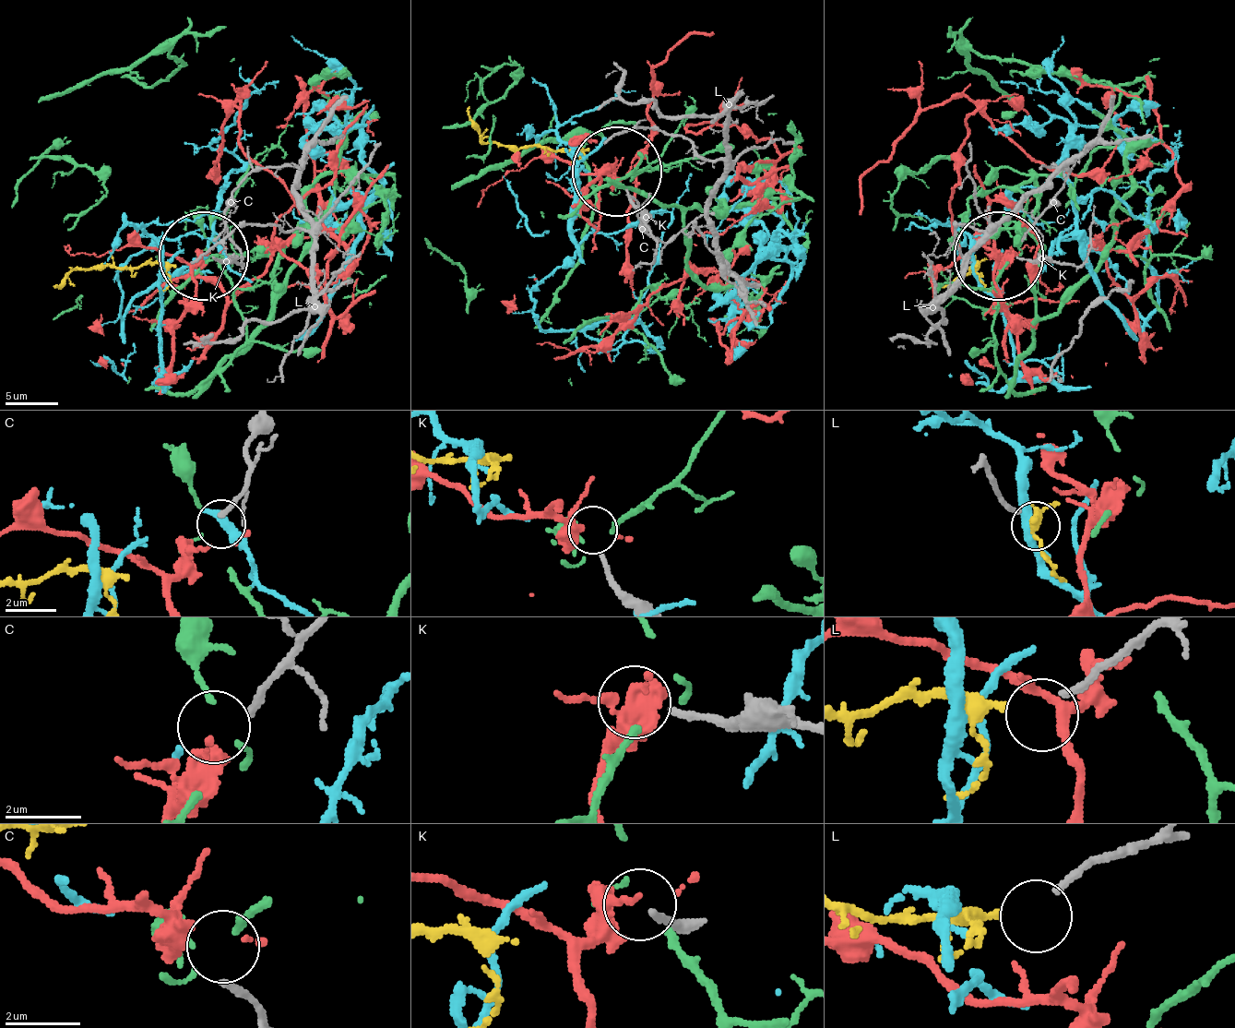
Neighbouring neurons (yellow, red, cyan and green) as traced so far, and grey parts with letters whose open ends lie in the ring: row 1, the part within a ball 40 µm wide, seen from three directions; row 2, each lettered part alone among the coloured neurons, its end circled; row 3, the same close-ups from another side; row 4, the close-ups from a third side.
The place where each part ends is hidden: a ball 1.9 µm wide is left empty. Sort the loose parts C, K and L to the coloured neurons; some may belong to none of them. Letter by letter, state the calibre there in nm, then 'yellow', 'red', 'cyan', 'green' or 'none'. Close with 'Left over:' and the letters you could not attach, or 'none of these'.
C: 190 nm | green
K: 180 nm | none
L: 200 nm | yellow
Left over: K

